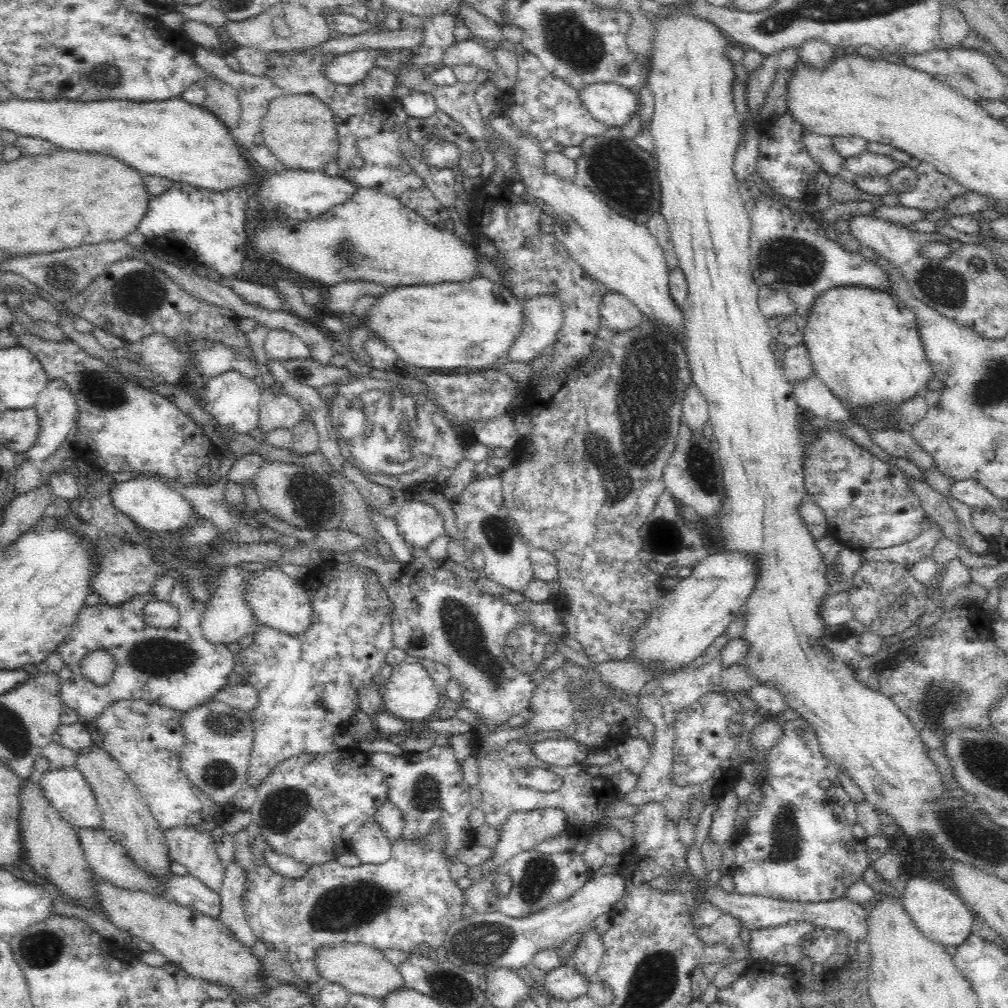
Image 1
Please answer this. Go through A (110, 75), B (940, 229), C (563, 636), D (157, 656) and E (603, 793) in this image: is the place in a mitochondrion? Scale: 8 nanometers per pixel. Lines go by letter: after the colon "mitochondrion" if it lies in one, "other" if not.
A: mitochondrion
B: other
C: other
D: mitochondrion
E: other

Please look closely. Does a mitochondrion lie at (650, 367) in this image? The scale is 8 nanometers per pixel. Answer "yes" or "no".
yes

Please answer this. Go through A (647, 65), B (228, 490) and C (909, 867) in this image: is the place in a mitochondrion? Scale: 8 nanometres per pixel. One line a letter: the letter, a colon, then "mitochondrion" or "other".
A: other
B: other
C: other

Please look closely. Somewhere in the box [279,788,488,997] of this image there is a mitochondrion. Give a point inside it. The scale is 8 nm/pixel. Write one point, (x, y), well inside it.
(350, 906)

